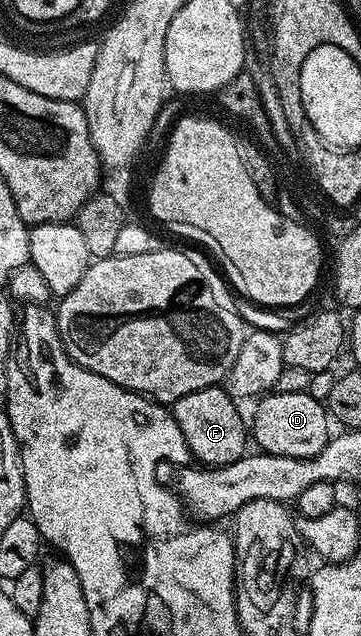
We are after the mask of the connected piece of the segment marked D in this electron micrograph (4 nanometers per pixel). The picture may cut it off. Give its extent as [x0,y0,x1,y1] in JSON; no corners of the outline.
[249,391,329,458]

